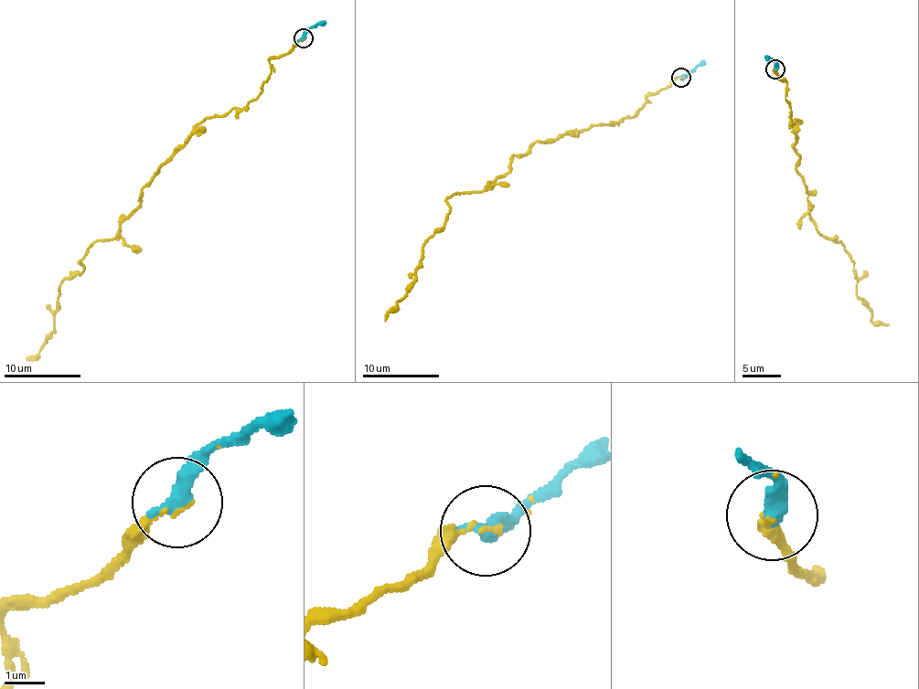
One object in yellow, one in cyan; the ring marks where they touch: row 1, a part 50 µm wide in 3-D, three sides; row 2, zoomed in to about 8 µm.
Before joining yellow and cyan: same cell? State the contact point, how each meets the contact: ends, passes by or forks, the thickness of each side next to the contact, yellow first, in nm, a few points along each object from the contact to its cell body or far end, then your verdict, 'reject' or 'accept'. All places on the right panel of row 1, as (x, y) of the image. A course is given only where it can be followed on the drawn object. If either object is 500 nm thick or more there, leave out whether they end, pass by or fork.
at (775, 68); yellow ends there; cyan ends there; 90 nm thick on the yellow side, 480 nm on the other; yellow runs (774, 68), (801, 122), (793, 149), (809, 219), (845, 248), (871, 321), (889, 325); cyan runs (775, 68), (775, 61), (765, 57); accept

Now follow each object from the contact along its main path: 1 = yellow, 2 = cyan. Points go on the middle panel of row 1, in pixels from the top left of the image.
1: (680, 77), (646, 97), (637, 115), (534, 143), (488, 185), (449, 197), (450, 214), (386, 322)
2: (680, 79), (705, 60)

